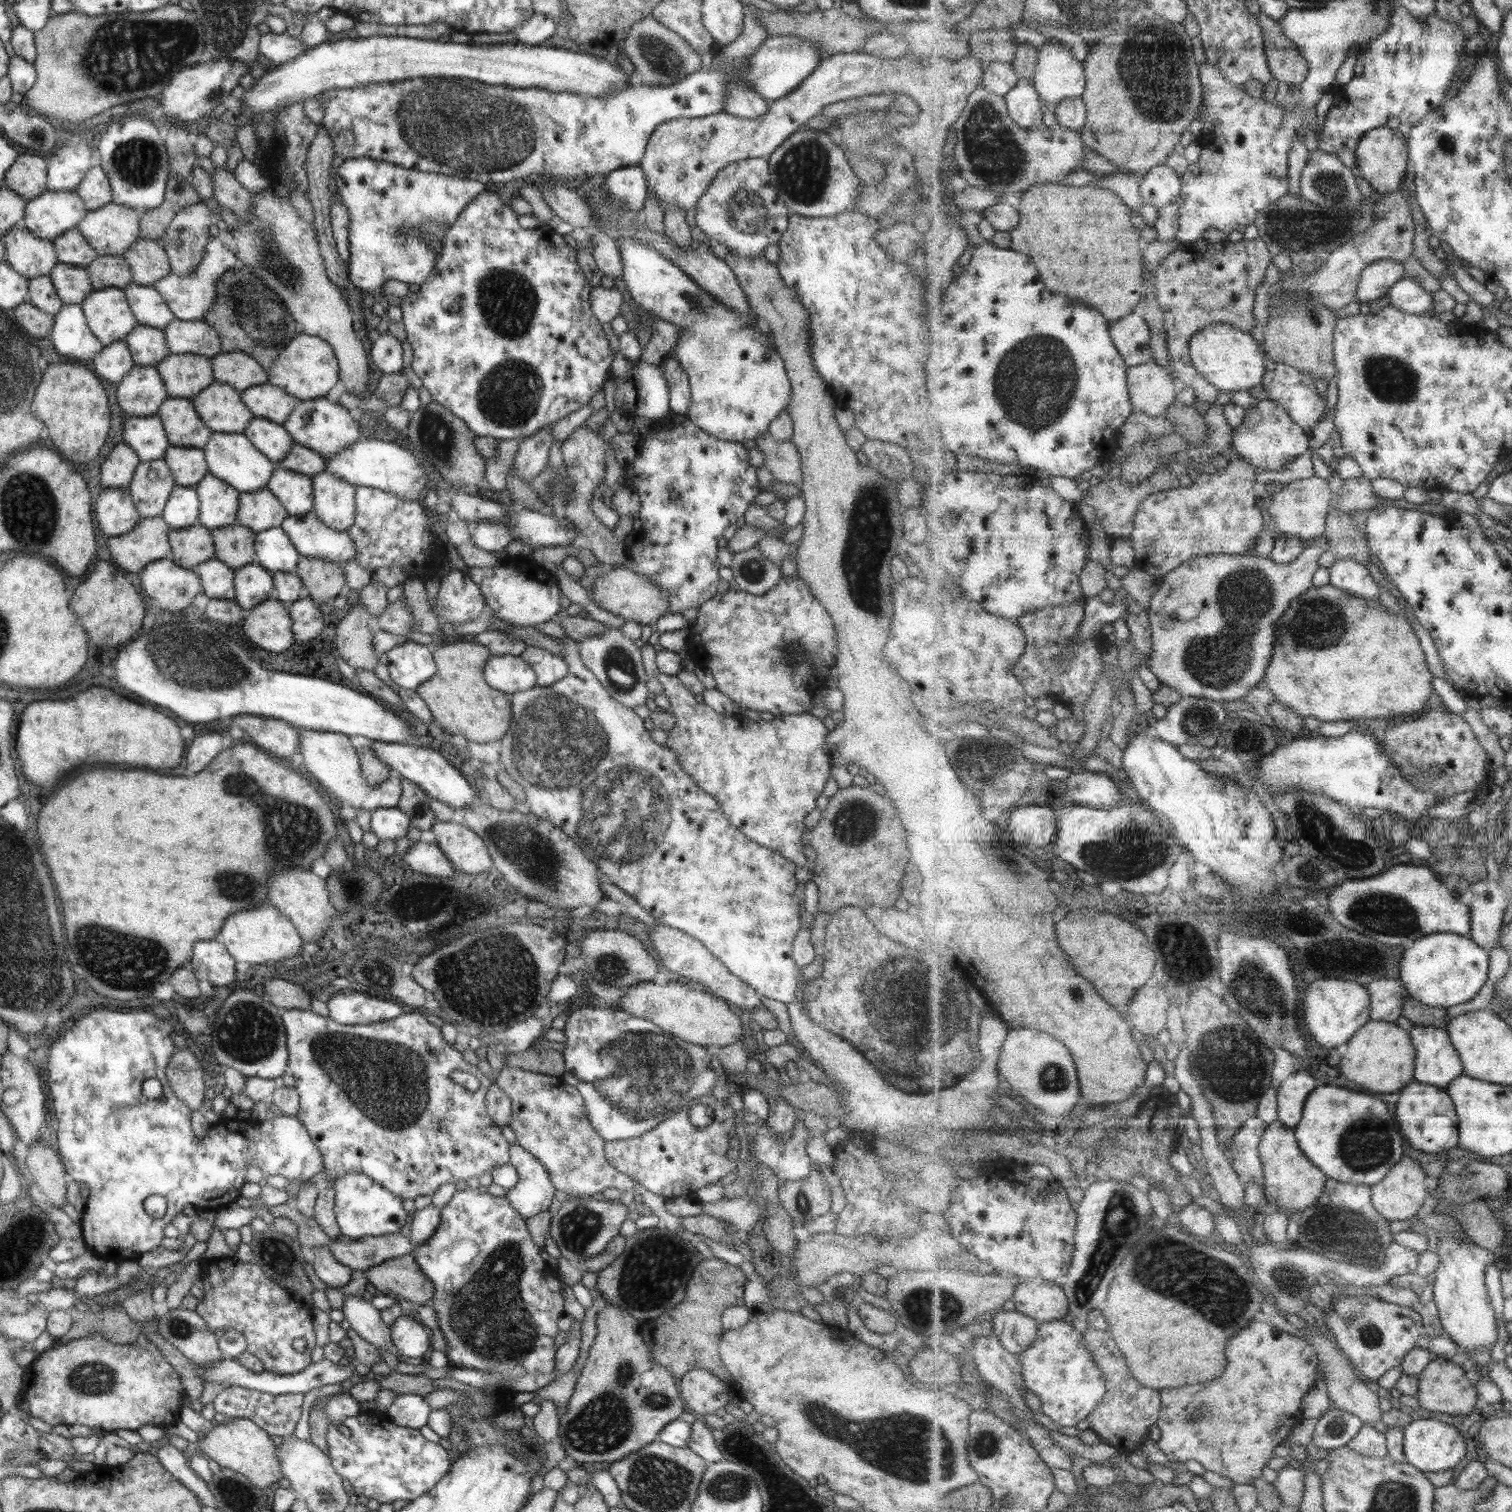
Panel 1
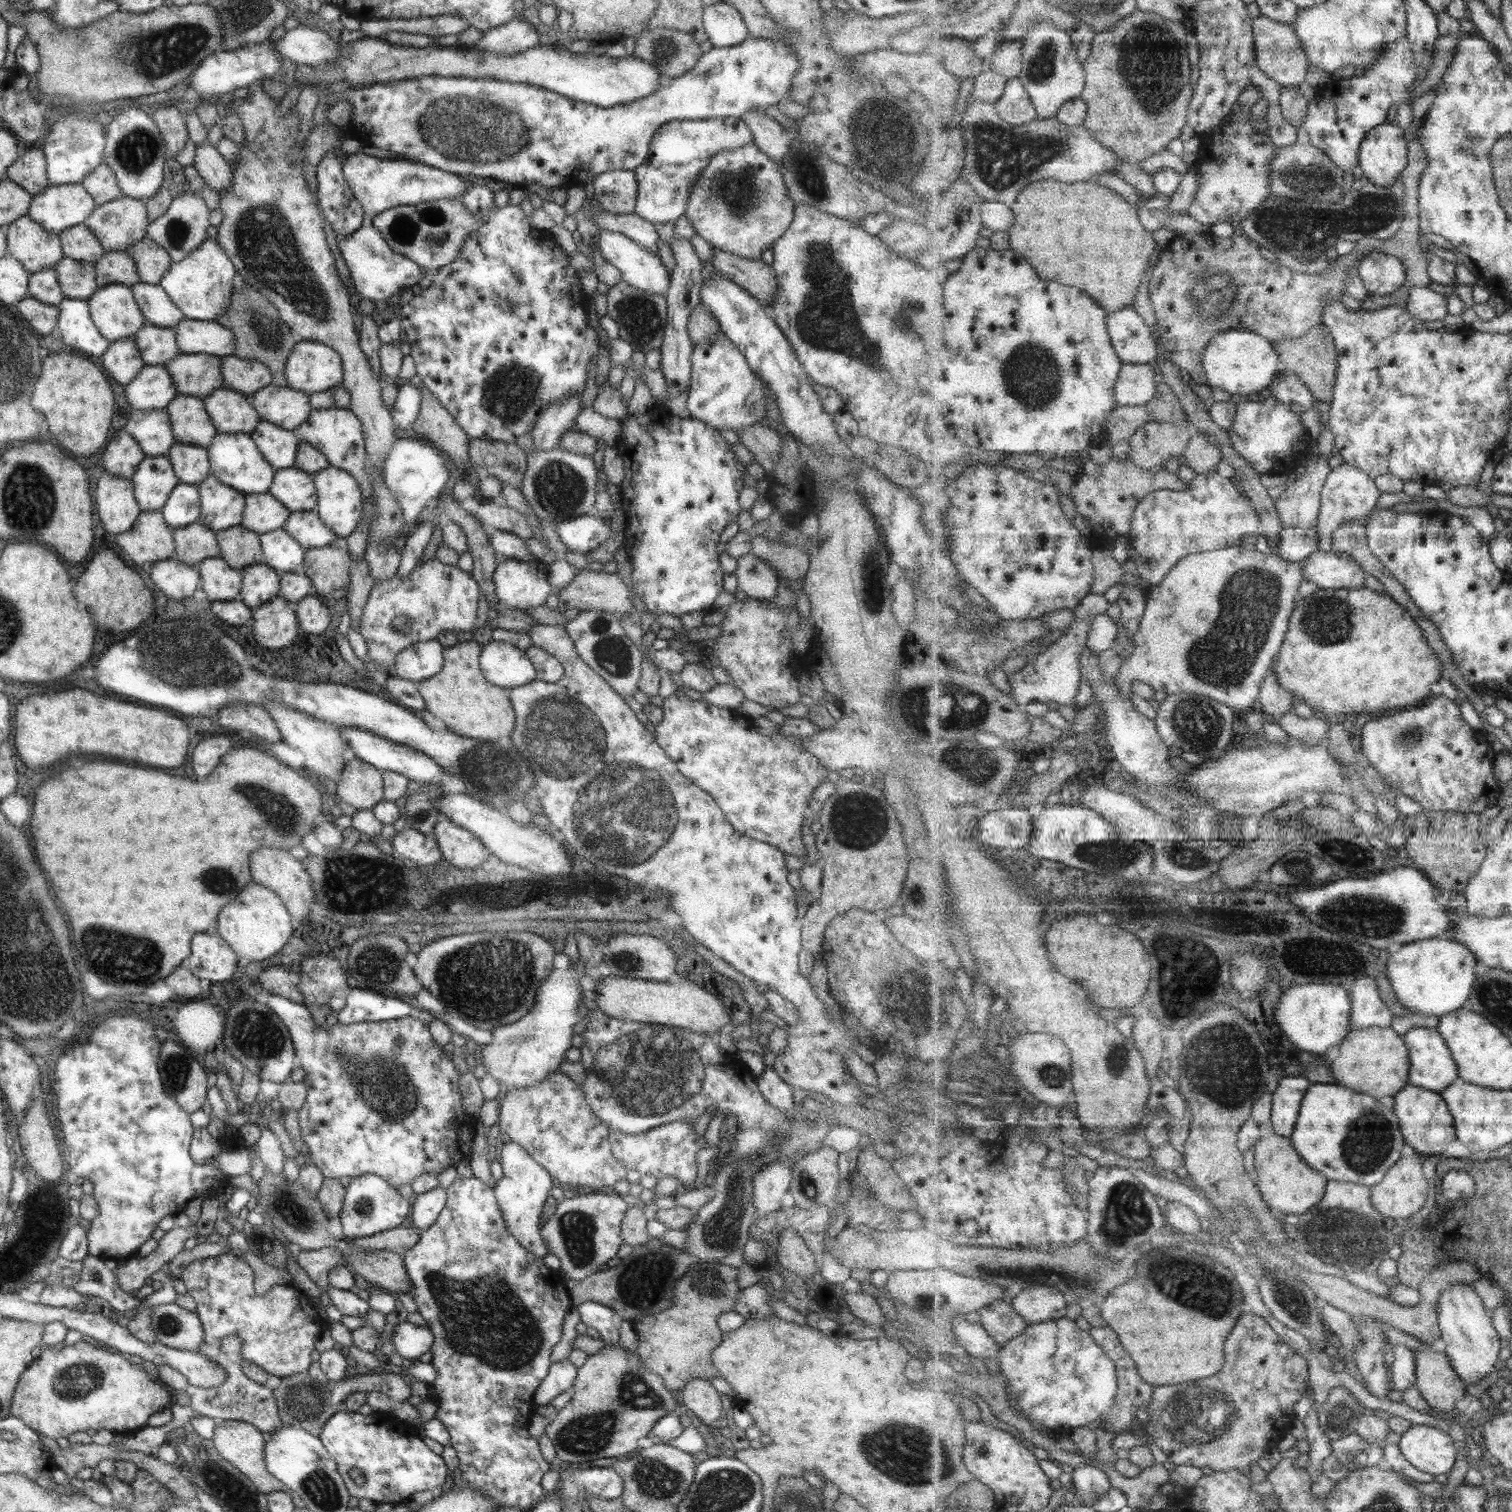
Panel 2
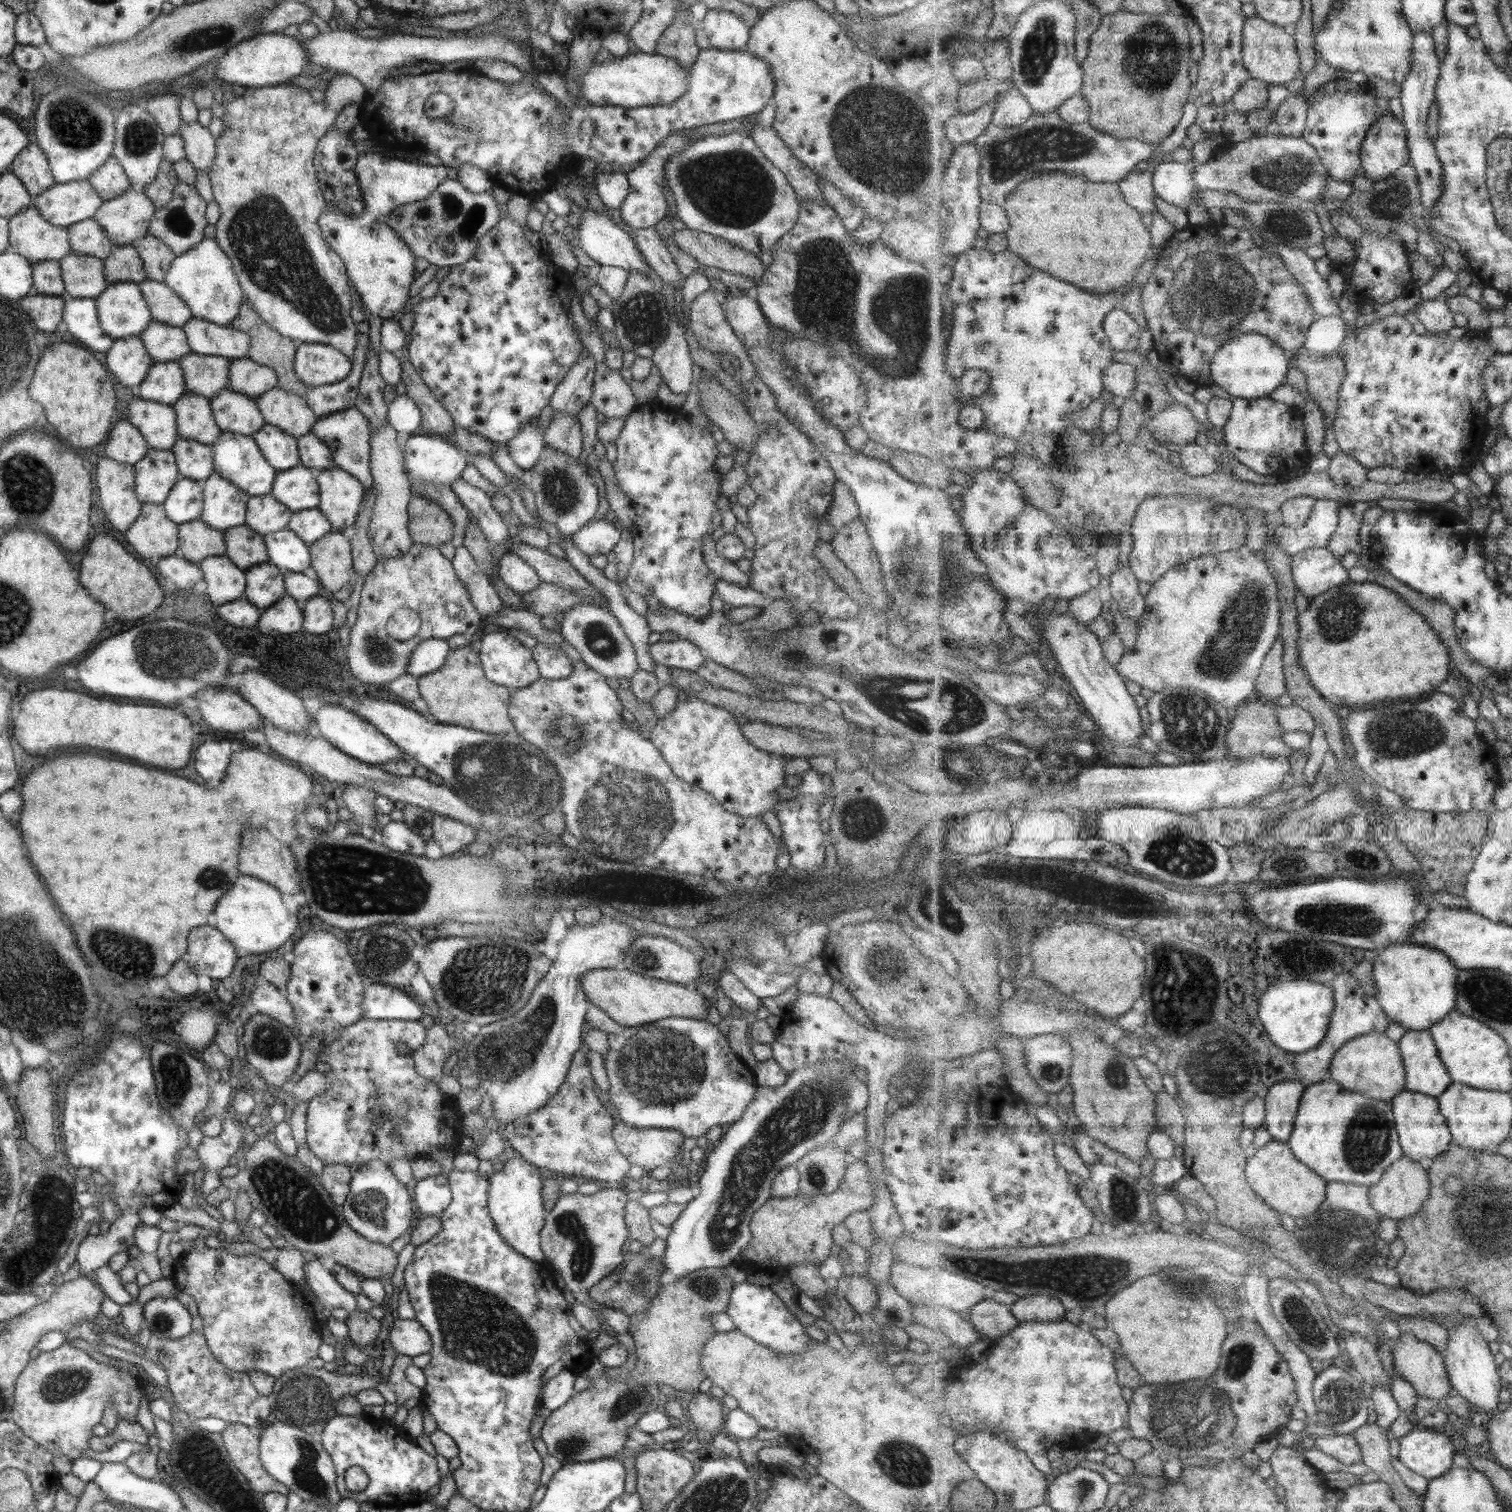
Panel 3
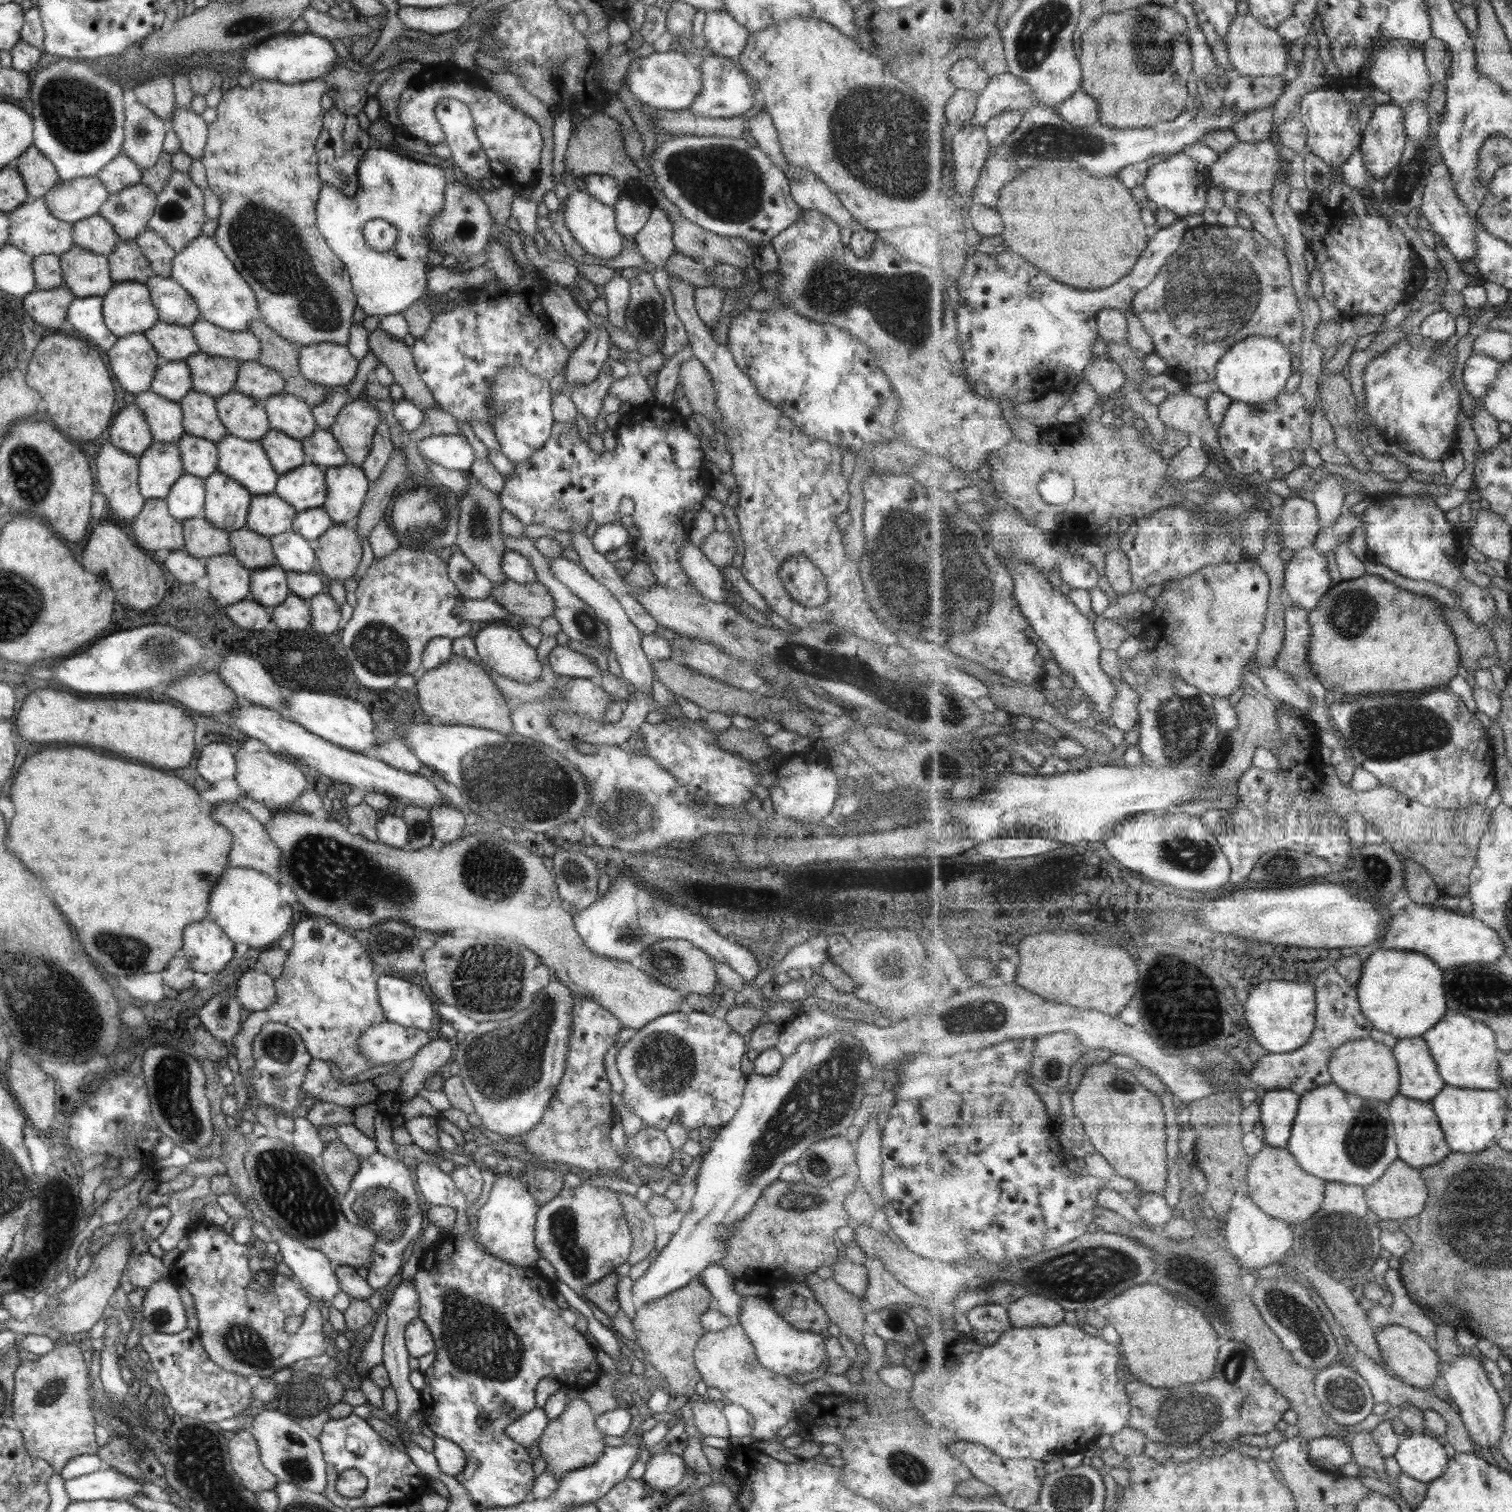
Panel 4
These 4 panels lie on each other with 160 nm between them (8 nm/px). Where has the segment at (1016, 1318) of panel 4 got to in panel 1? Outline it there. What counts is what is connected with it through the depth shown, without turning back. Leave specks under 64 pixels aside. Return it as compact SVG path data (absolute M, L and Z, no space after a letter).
M1027 1279L1016 1288L1013 1302L1016 1310L1035 1320L1061 1320L1070 1313L1068 1295L1062 1281Z

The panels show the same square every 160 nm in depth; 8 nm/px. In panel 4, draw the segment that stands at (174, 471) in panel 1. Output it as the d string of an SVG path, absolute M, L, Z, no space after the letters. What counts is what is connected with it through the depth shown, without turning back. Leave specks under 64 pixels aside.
M183 433L176 442L182 460L182 471L197 478L207 478L218 468L218 450L211 441Z

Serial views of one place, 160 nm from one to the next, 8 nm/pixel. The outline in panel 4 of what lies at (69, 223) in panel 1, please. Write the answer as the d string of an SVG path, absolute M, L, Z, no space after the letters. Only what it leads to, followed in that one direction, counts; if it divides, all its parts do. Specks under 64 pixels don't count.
M95 177L58 181L44 194L49 214L63 222L77 222L97 214L108 192Z

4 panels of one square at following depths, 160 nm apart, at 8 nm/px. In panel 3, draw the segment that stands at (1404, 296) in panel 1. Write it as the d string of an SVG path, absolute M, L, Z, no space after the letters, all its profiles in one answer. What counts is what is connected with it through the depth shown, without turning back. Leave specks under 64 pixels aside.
M1438 297L1423 300L1416 308L1414 318L1419 320L1428 333L1447 333L1456 326L1454 312L1446 300Z

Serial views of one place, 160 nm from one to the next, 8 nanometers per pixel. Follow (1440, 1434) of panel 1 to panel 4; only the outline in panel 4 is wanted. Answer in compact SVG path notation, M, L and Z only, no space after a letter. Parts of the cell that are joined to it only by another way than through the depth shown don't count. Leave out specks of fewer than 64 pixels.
M1430 1433L1403 1438L1394 1458L1402 1472L1425 1483L1439 1478L1451 1460L1445 1446Z

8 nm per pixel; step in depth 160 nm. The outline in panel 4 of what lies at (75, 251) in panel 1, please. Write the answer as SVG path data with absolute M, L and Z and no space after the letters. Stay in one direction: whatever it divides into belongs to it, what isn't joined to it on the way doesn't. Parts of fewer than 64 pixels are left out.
M98 214L72 222L71 234L73 245L104 257L113 252L119 241L113 227Z

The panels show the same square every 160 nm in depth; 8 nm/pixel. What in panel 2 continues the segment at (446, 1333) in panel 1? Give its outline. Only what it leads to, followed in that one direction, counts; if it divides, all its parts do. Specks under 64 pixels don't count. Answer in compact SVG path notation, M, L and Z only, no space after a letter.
M462 1177L457 1178L446 1188L446 1203L437 1215L435 1222L424 1228L419 1235L418 1241L402 1256L404 1271L411 1283L410 1295L417 1307L416 1313L420 1314L426 1322L426 1327L432 1334L432 1345L428 1352L431 1353L430 1365L434 1368L435 1376L428 1384L433 1387L436 1394L436 1411L434 1417L422 1423L424 1435L431 1440L435 1440L441 1446L451 1445L458 1458L458 1468L461 1471L460 1478L464 1486L473 1488L473 1491L481 1493L487 1501L493 1505L504 1508L518 1508L519 1511L533 1508L546 1493L540 1485L541 1477L549 1471L549 1462L544 1460L537 1447L537 1440L528 1433L528 1424L533 1415L533 1393L539 1383L548 1373L549 1354L551 1348L559 1342L561 1338L561 1324L565 1312L573 1307L567 1294L564 1280L561 1279L555 1267L545 1264L542 1258L533 1256L525 1250L505 1228L501 1216L501 1209L497 1206L492 1188L484 1185L478 1178Z

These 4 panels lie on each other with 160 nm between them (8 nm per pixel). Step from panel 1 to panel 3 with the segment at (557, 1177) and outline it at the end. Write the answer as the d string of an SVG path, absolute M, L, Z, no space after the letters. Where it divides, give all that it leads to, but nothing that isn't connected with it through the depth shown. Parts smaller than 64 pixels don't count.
M582 1045L571 1060L565 1081L543 1108L501 1127L503 1140L518 1152L520 1159L533 1168L545 1168L559 1178L589 1180L604 1184L621 1182L630 1163L615 1146L612 1137L613 1119L595 1096L596 1085L587 1064L587 1046Z

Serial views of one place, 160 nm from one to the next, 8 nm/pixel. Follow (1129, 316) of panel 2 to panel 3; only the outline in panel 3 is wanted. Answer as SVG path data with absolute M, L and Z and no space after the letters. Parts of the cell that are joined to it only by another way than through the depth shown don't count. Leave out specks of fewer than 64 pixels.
M1118 307L1108 312L1104 320L1104 331L1115 350L1137 351L1142 330L1124 309Z

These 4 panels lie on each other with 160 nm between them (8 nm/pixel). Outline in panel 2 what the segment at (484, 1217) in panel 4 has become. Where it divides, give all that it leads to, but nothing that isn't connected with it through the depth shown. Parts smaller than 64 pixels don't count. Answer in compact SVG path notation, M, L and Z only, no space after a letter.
M503 1141L499 1148L497 1158L501 1164L503 1174L494 1182L492 1191L501 1209L501 1216L508 1233L533 1256L543 1258L547 1249L540 1235L541 1211L549 1195L549 1190L555 1182L539 1164L536 1164L521 1146L511 1141Z

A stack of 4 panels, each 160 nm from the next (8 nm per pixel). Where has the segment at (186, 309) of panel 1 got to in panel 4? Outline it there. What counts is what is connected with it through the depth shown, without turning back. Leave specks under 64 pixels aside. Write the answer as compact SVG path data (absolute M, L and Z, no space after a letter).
M199 234L183 250L174 253L170 277L195 301L199 318L232 332L246 331L248 324L260 320L253 291L223 254L213 237Z

